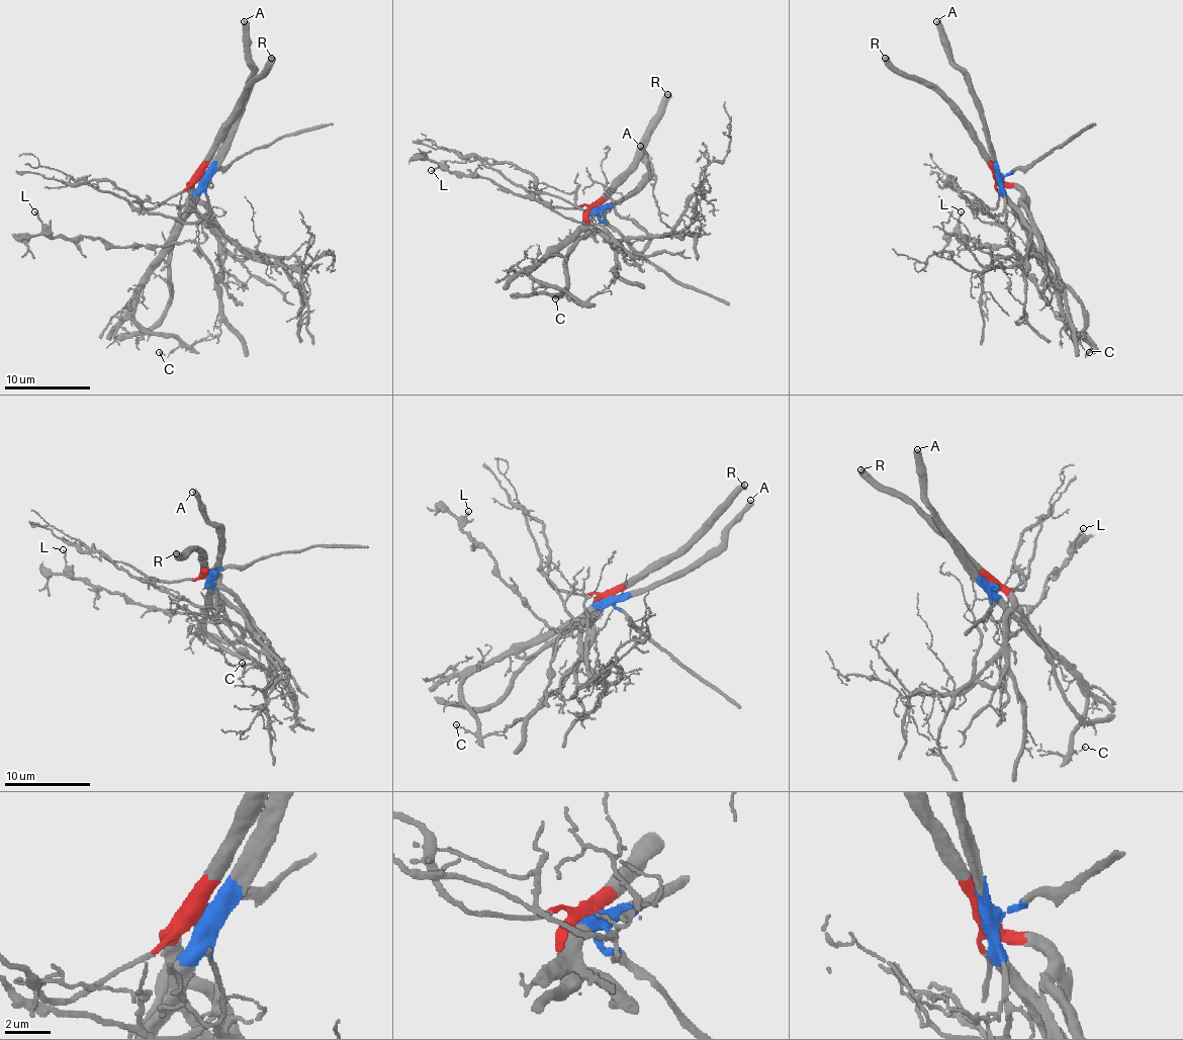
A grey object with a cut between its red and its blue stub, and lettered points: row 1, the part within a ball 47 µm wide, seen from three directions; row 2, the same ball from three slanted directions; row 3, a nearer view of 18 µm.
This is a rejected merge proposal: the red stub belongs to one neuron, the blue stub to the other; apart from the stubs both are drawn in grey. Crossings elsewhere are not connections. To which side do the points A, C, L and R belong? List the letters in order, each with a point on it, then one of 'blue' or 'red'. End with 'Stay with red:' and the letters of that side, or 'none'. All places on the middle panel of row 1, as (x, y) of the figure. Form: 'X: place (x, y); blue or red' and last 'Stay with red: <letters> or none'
A: place (640, 146); blue
C: place (555, 298); blue
L: place (431, 170); blue
R: place (667, 94); red
Stay with red: R

